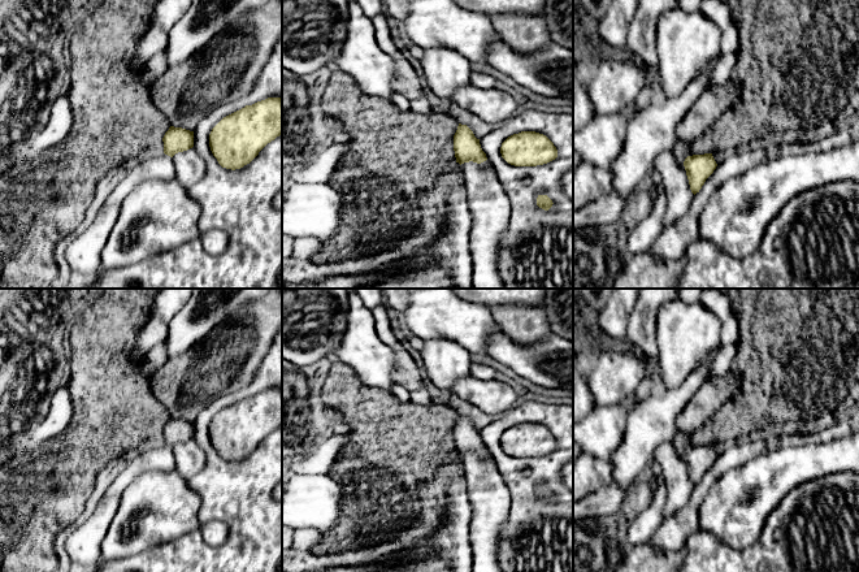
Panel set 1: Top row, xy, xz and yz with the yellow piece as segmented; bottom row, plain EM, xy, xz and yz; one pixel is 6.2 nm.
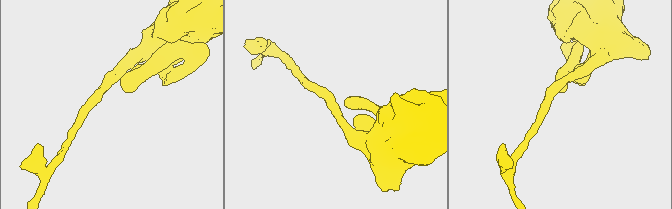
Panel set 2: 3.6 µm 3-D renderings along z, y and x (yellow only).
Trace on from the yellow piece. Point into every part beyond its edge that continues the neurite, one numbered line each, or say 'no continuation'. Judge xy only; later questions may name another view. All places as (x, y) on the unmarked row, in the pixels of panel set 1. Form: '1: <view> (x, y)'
no continuation

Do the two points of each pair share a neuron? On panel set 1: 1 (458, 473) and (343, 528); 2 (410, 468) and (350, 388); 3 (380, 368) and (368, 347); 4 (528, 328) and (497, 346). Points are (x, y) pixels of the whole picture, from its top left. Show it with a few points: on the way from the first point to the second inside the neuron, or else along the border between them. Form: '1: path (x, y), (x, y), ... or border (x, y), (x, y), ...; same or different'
1: border (459, 466), (452, 468); different
2: path (393, 449), (381, 425), (363, 407); same
3: path (374, 363), (368, 352); same
4: border (498, 325), (519, 343), (534, 343), (542, 338); different

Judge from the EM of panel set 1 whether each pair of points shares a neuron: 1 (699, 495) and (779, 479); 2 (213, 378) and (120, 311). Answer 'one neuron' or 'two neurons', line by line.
1: two neurons
2: two neurons

